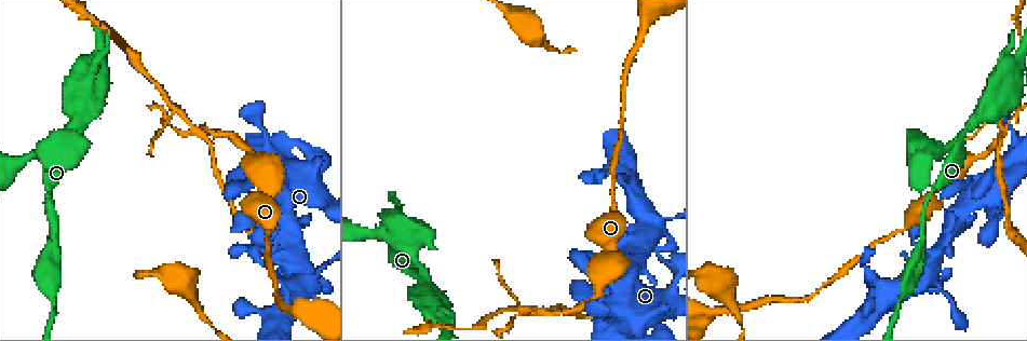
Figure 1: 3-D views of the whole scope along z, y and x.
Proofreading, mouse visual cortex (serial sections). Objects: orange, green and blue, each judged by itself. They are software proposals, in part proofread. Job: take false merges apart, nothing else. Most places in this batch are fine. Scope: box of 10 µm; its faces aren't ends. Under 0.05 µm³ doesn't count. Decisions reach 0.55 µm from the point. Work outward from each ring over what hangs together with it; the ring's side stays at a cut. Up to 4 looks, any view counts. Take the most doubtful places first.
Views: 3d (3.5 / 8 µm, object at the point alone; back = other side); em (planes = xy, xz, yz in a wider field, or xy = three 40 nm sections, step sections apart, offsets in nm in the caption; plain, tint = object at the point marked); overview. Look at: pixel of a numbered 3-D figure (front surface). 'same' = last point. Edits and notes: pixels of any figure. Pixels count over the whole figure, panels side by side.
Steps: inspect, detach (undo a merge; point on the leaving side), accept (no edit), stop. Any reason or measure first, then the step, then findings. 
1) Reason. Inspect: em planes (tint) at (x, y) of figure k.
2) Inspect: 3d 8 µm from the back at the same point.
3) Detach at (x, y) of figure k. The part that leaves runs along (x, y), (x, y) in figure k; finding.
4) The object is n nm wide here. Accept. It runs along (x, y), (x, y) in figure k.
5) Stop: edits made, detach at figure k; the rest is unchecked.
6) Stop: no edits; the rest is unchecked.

Three arms meet. Inspect: 3d 3.5 µm from the back at (209, 131) of figure 1.

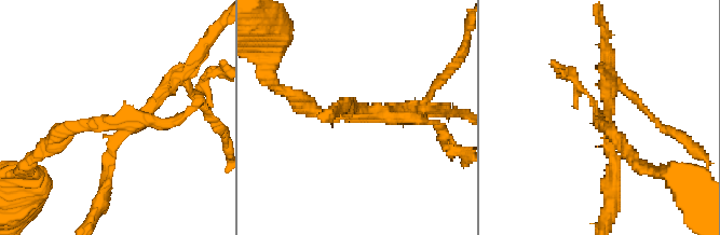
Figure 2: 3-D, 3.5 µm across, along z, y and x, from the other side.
Inspect: em planes (tint) at (115, 121) of figure 2.

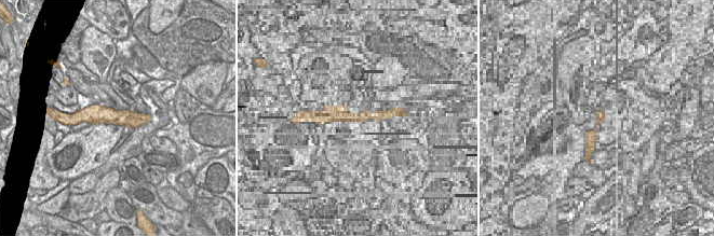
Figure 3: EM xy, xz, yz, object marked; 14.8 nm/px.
Detach at (106, 168) of figure 2. The part that leaves runs along (148, 108), (194, 61), (218, 28) in figure 2; two cells meet here.

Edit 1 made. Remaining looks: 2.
Inspect: 3d 8 µm at (960, 135) of figure 1.

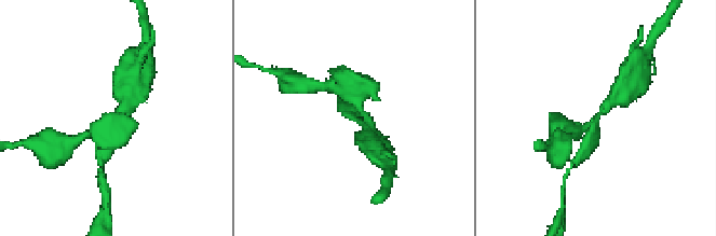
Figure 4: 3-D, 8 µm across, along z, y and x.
Inspect: em xy step 5 (tint) at the same point.

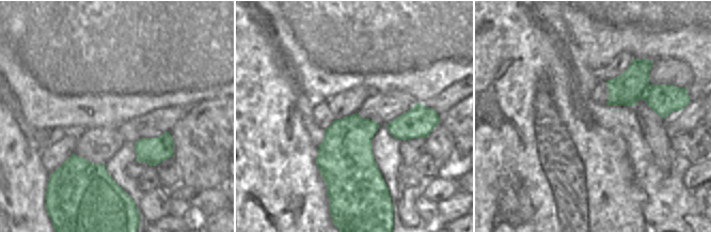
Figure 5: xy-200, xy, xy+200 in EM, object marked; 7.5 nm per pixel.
Accept. Continuous, no second cell.

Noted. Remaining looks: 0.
Stop: edits made, detach at figure 2; the rest is unchecked.

